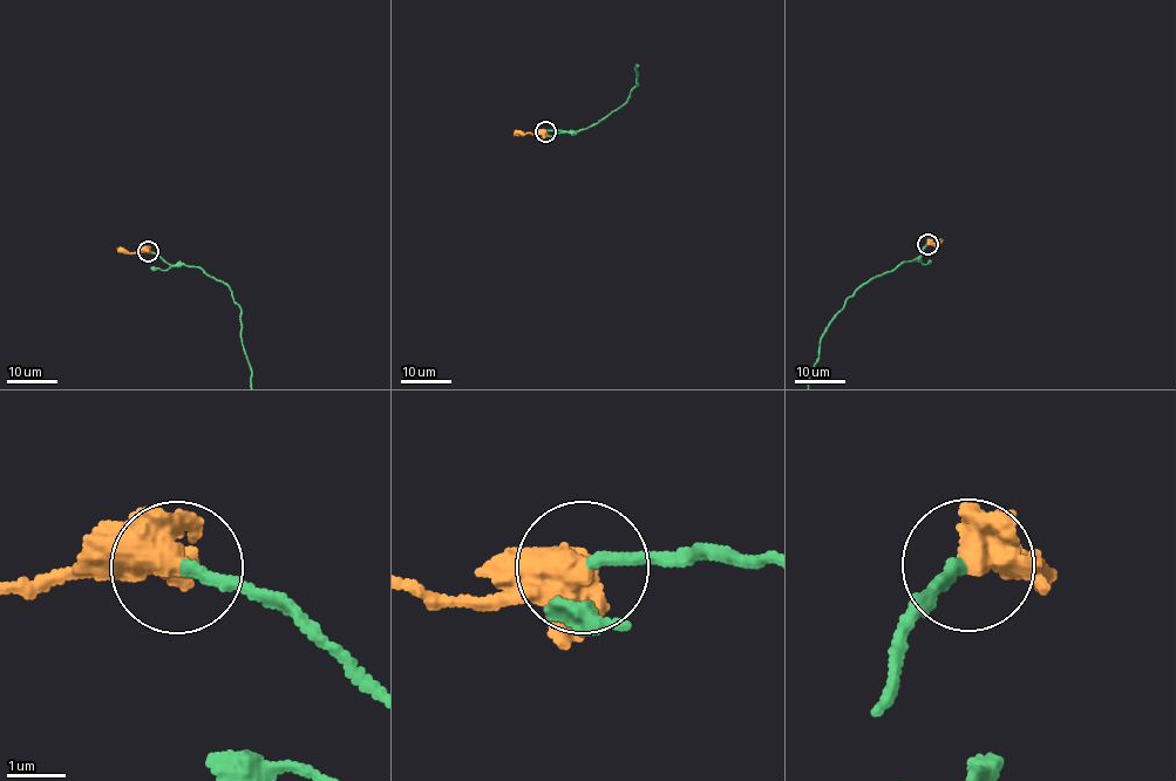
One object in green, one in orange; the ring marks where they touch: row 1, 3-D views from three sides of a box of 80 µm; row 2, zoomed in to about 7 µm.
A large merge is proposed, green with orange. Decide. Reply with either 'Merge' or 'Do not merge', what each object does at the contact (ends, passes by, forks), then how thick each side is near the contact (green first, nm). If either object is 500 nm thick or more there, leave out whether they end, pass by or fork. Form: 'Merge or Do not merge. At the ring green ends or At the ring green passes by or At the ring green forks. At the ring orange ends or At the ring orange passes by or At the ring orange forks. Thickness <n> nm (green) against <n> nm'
Merge. At the ring green ends. At the ring orange forks. Thickness 200 nm (green) against 400 nm

